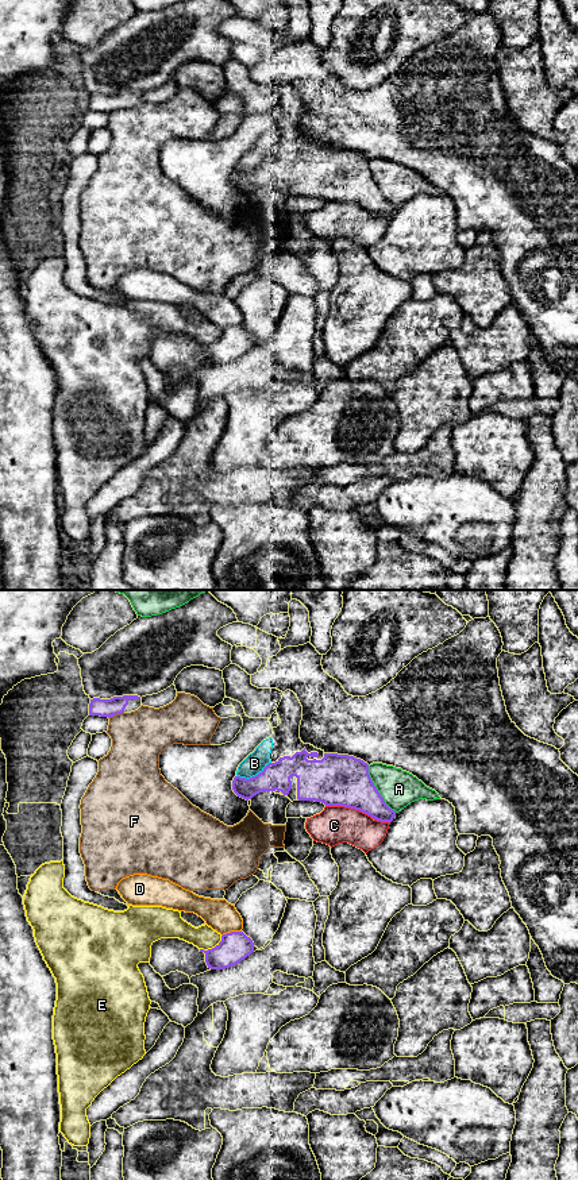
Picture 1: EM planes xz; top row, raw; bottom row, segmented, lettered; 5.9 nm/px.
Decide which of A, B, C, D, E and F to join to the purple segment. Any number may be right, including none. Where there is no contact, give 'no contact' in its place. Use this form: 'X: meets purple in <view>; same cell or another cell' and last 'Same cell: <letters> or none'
A: meets purple in xz; another cell
B: meets purple in xz; another cell
C: meets purple in xz; another cell
D: meets purple in xz; another cell
E: meets purple in xz; another cell
F: meets purple in xz; another cell
Same cell: none

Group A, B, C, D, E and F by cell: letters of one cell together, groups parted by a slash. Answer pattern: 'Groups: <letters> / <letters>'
Groups: A / B / C / D / E / F

